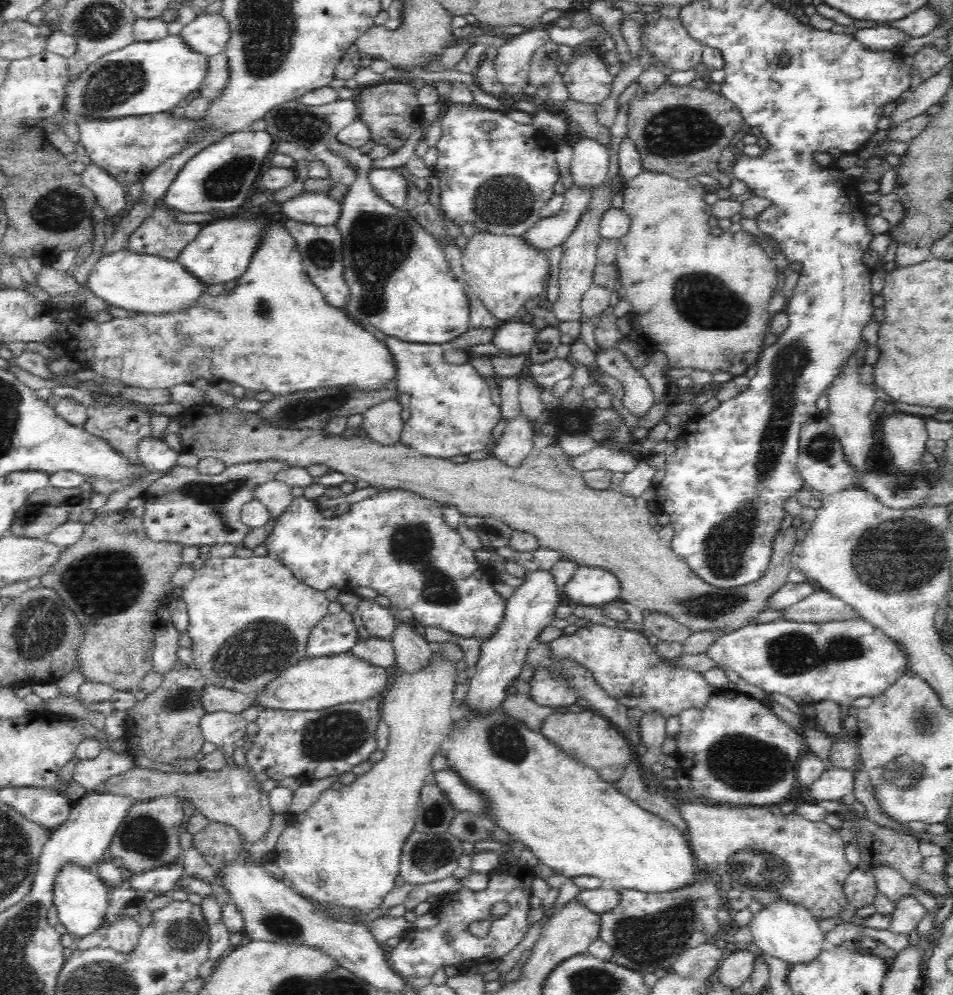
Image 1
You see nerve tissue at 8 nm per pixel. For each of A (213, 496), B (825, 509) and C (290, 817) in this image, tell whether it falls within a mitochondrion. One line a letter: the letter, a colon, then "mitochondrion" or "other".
A: mitochondrion
B: other
C: other

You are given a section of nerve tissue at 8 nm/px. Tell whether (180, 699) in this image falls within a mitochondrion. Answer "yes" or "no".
yes

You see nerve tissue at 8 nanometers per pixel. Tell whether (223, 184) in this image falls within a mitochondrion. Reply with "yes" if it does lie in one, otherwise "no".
yes

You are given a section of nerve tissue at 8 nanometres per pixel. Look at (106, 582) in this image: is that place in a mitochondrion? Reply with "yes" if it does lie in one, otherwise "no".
yes

